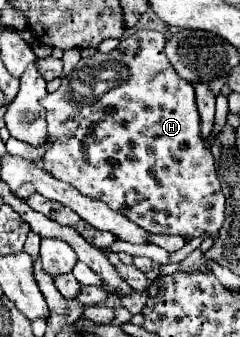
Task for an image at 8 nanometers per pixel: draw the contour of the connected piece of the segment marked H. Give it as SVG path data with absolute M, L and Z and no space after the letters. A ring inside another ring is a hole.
M142 29L142 31L136 31L130 37L122 39L120 45L106 55L96 53L94 57L80 59L78 65L62 79L62 85L54 93L48 93L42 99L42 107L46 109L46 121L48 121L48 137L54 145L44 155L42 163L48 169L48 173L52 173L56 179L74 185L84 195L90 195L90 197L104 201L112 211L126 215L130 221L138 223L146 231L152 231L156 235L180 235L184 239L192 239L192 237L196 237L196 233L216 235L216 231L220 231L220 227L224 223L224 193L222 193L220 181L216 177L214 157L212 157L210 149L204 145L204 139L200 139L200 117L198 117L198 111L196 111L194 89L186 79L180 79L180 75L172 69L172 65L166 59L164 45L166 45L166 37L162 33ZM88 91L106 91L106 93L100 99L88 101Z

